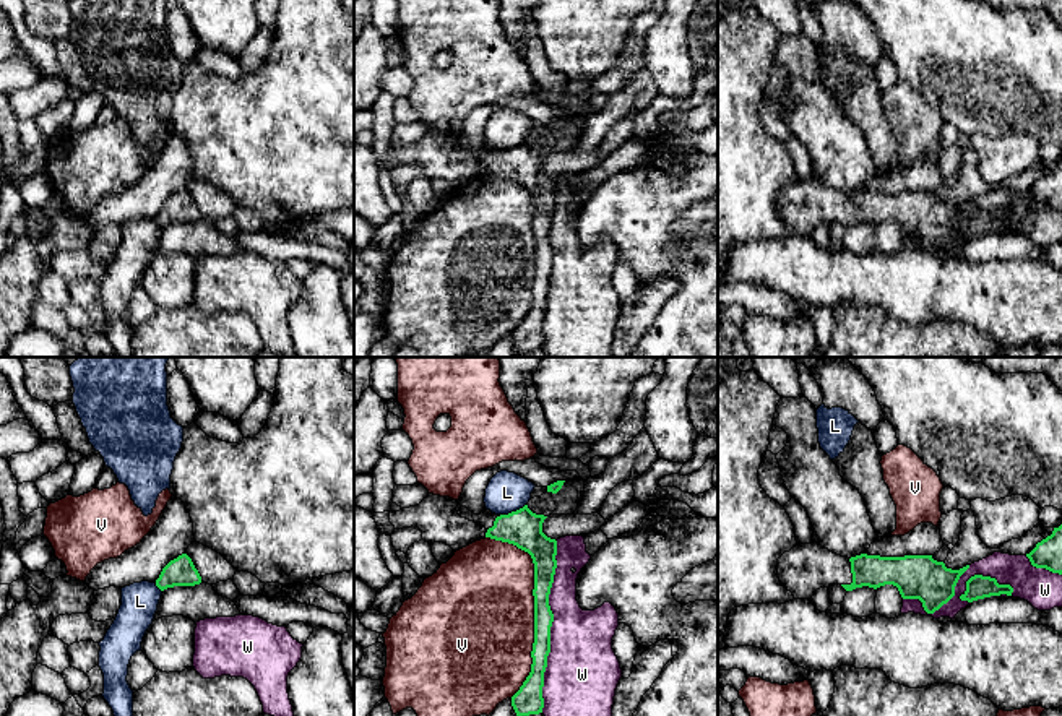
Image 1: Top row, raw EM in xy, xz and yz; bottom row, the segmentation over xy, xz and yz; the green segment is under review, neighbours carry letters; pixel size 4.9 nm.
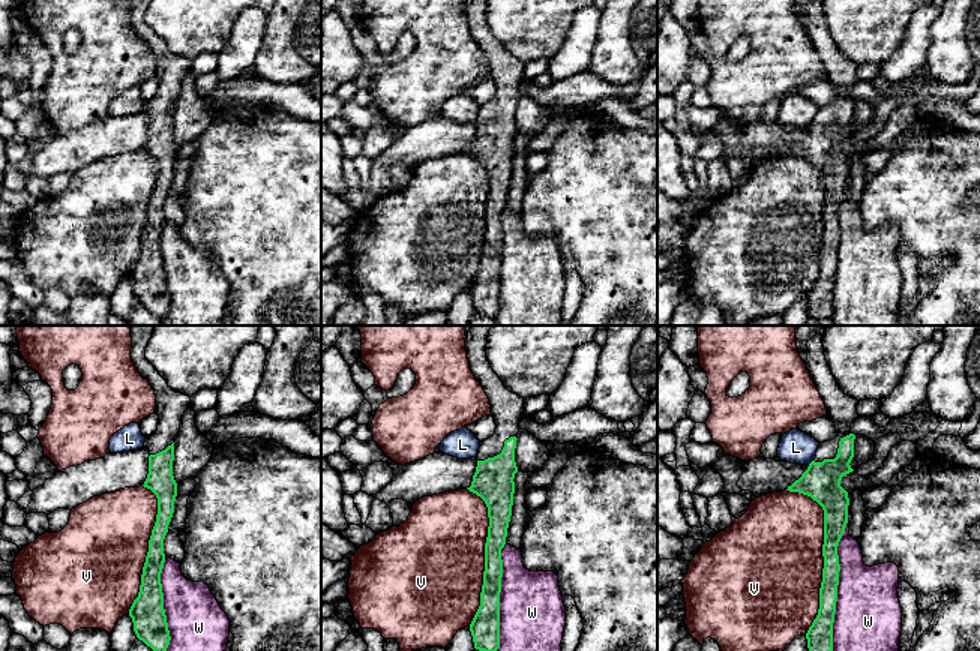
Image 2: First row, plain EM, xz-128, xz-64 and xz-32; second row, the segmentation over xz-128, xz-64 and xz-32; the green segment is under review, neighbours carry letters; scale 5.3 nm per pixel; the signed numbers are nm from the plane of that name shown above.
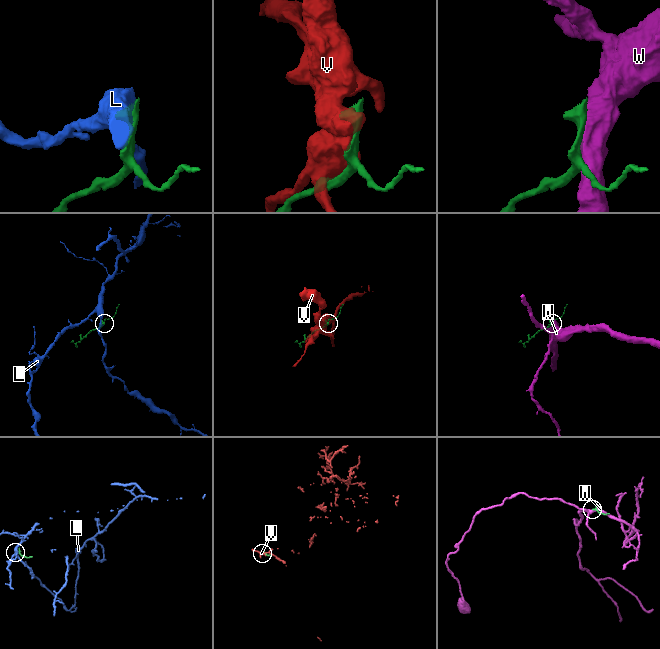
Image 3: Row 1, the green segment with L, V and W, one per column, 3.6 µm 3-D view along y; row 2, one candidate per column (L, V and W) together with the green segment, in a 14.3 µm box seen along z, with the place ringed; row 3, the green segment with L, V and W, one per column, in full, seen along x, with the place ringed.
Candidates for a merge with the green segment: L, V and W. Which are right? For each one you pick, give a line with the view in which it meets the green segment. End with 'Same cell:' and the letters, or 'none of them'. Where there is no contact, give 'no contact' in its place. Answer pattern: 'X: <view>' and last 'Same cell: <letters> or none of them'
Same cell: none of them

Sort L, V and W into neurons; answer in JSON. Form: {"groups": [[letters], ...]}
{"groups": [["L"], ["V"], ["W"]]}

